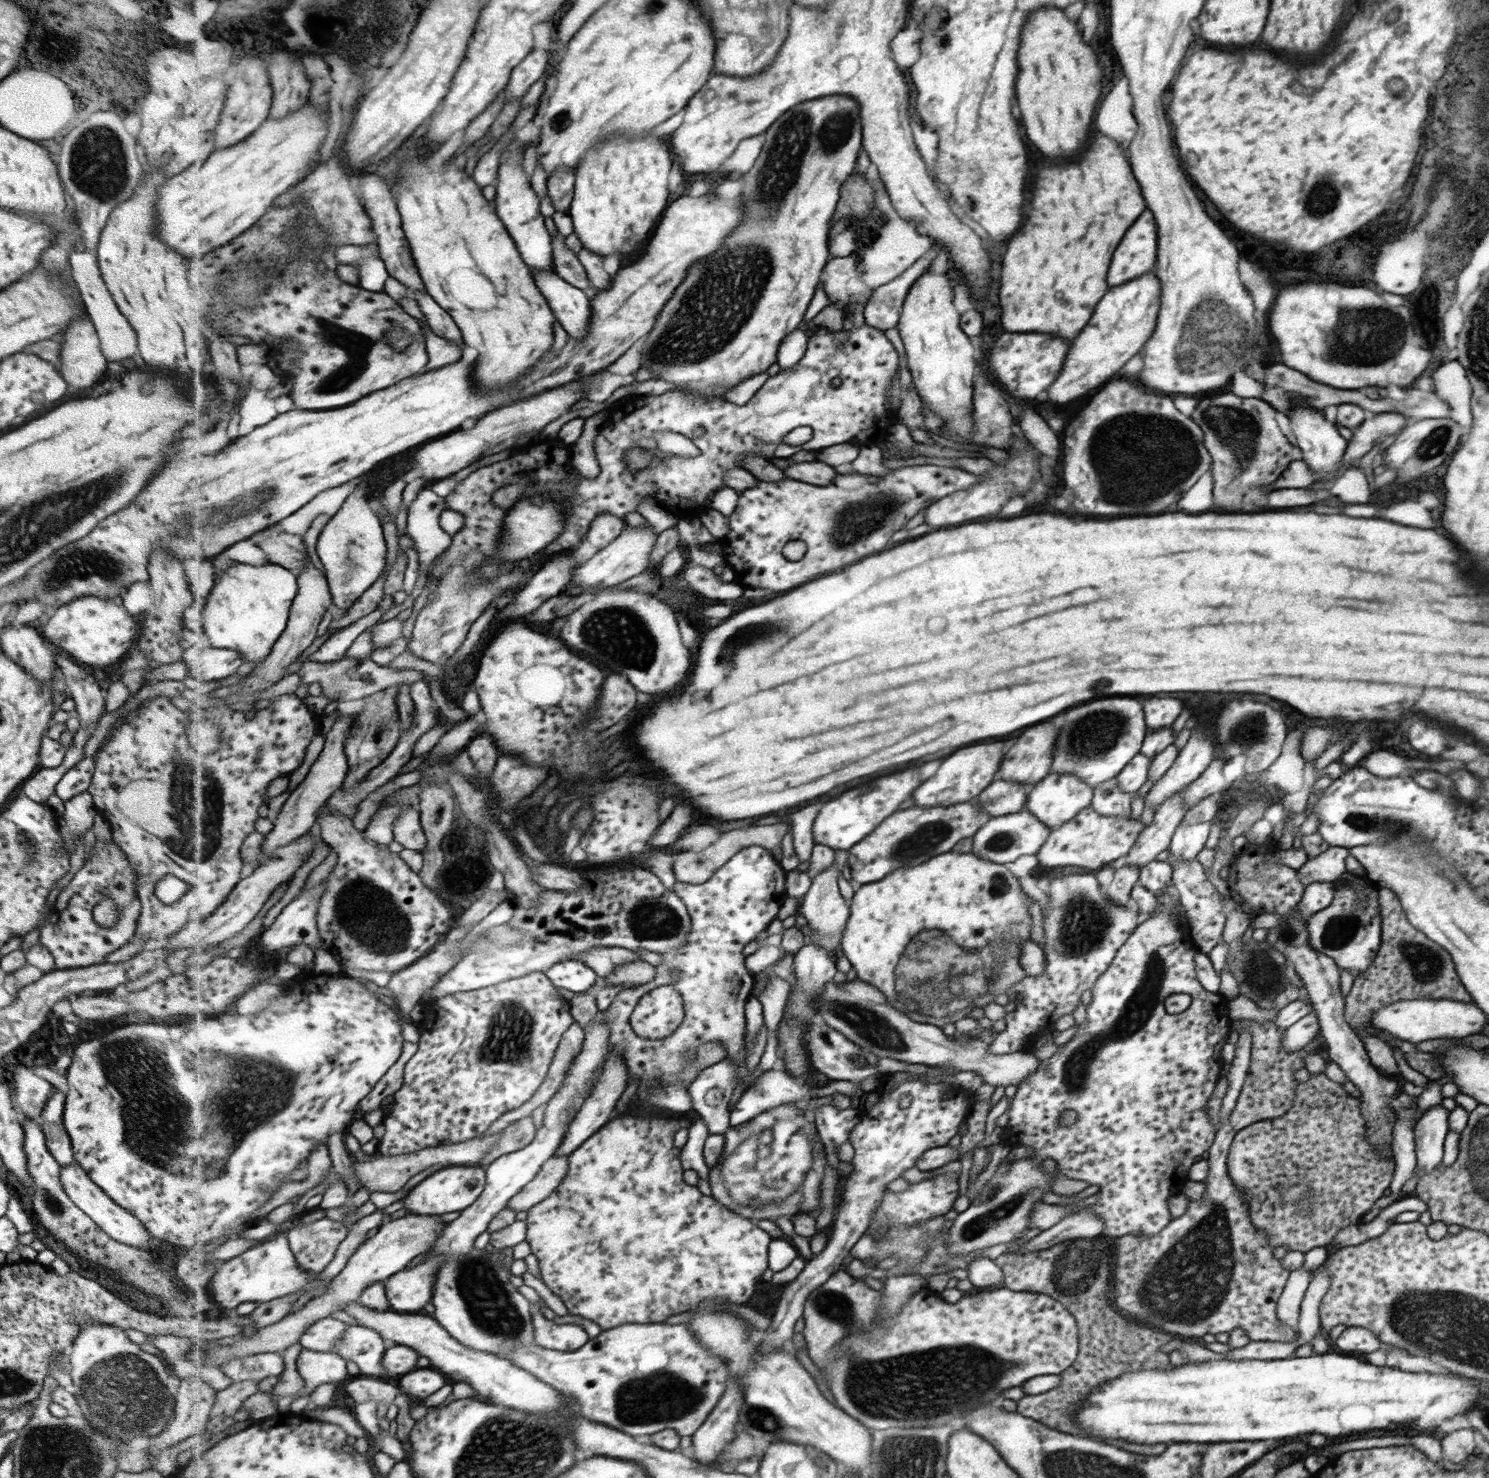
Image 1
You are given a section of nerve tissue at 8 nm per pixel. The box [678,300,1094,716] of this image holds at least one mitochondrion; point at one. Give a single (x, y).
(876, 510)

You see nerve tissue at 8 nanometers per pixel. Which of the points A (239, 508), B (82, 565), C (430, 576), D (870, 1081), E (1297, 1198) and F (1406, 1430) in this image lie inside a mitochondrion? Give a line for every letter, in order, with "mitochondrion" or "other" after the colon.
A: mitochondrion
B: mitochondrion
C: other
D: other
E: mitochondrion
F: other

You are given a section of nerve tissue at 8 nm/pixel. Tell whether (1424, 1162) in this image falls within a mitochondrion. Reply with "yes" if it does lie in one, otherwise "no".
no

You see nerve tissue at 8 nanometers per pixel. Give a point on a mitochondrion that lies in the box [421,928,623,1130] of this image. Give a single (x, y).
(509, 1037)

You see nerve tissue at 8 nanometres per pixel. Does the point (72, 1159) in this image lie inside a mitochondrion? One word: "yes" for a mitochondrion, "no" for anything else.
no

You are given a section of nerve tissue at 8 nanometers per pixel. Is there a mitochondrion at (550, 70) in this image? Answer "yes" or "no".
no

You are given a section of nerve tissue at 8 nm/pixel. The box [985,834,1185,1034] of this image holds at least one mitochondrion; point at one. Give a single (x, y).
(1083, 925)

